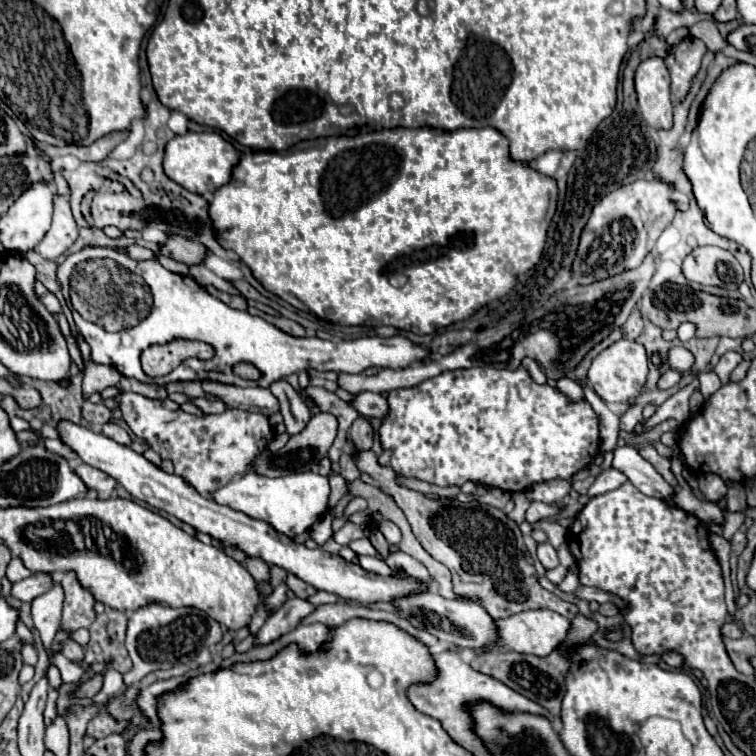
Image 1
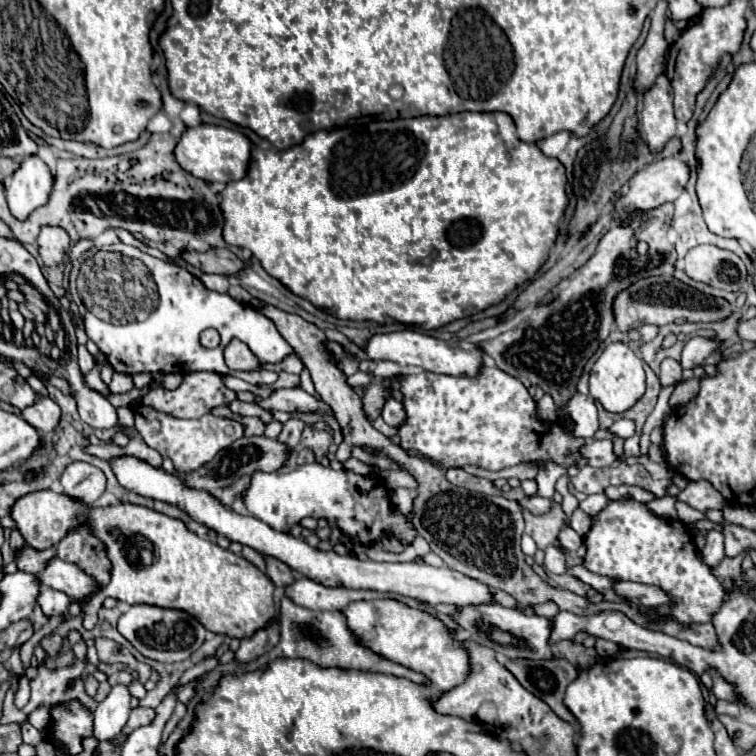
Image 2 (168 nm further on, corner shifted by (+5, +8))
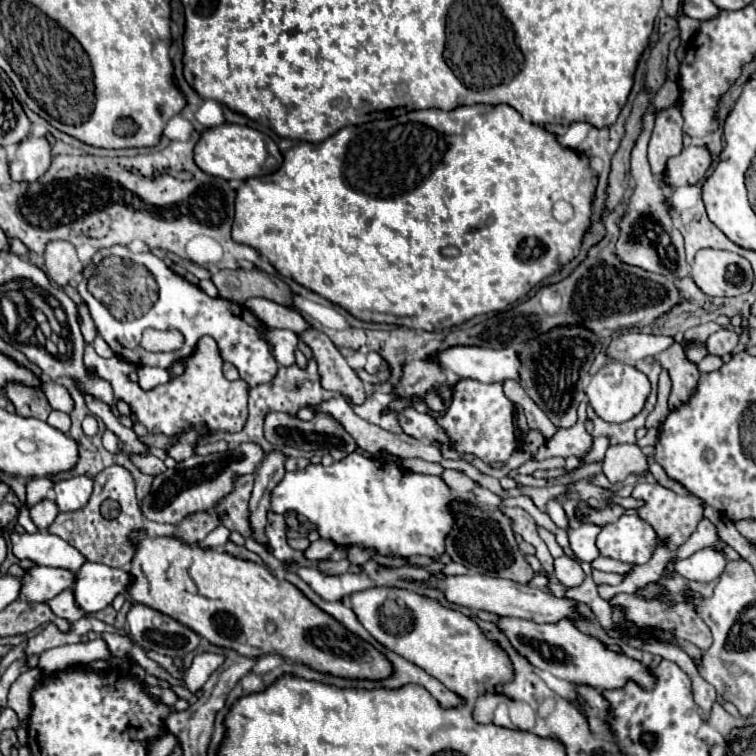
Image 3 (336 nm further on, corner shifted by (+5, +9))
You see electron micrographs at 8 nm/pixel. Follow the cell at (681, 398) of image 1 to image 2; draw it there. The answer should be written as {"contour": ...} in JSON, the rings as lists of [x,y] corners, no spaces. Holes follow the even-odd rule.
{"contour":[[[617,420],[615,424],[609,426],[609,432],[619,438],[629,438],[635,432],[635,424],[631,420]]]}

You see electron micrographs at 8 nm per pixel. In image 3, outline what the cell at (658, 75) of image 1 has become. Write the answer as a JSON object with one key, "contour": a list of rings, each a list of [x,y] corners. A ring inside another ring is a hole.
{"contour":[[[671,105],[669,109],[661,109],[661,113],[657,113],[655,129],[649,141],[649,163],[655,177],[663,173],[669,157],[681,153],[681,125],[683,117],[677,105]]]}

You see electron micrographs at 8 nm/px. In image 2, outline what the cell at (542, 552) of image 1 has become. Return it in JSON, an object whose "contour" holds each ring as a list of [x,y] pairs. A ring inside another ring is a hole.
{"contour":[[[555,546],[545,548],[545,562],[543,562],[543,566],[545,566],[545,570],[551,572],[551,574],[567,574],[565,556],[563,556]]]}

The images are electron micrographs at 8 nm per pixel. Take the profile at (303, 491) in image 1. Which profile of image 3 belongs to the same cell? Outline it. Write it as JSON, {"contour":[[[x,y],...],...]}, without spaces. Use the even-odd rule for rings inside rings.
{"contour":[[[357,453],[325,467],[325,465],[307,465],[299,471],[289,471],[275,485],[271,493],[271,513],[285,515],[287,511],[295,511],[307,517],[317,525],[317,531],[323,539],[331,539],[337,545],[345,547],[371,547],[377,553],[385,555],[427,555],[437,557],[445,553],[445,535],[453,527],[453,515],[449,513],[449,501],[453,501],[453,493],[445,487],[441,477],[421,475],[401,469],[395,461],[367,459]]]}

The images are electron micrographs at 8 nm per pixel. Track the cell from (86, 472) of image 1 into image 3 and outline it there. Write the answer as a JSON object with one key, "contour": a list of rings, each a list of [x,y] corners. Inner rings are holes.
{"contour":[[[79,475],[55,483],[53,489],[55,489],[55,503],[61,511],[77,511],[89,501],[93,493],[93,479],[87,475]]]}

